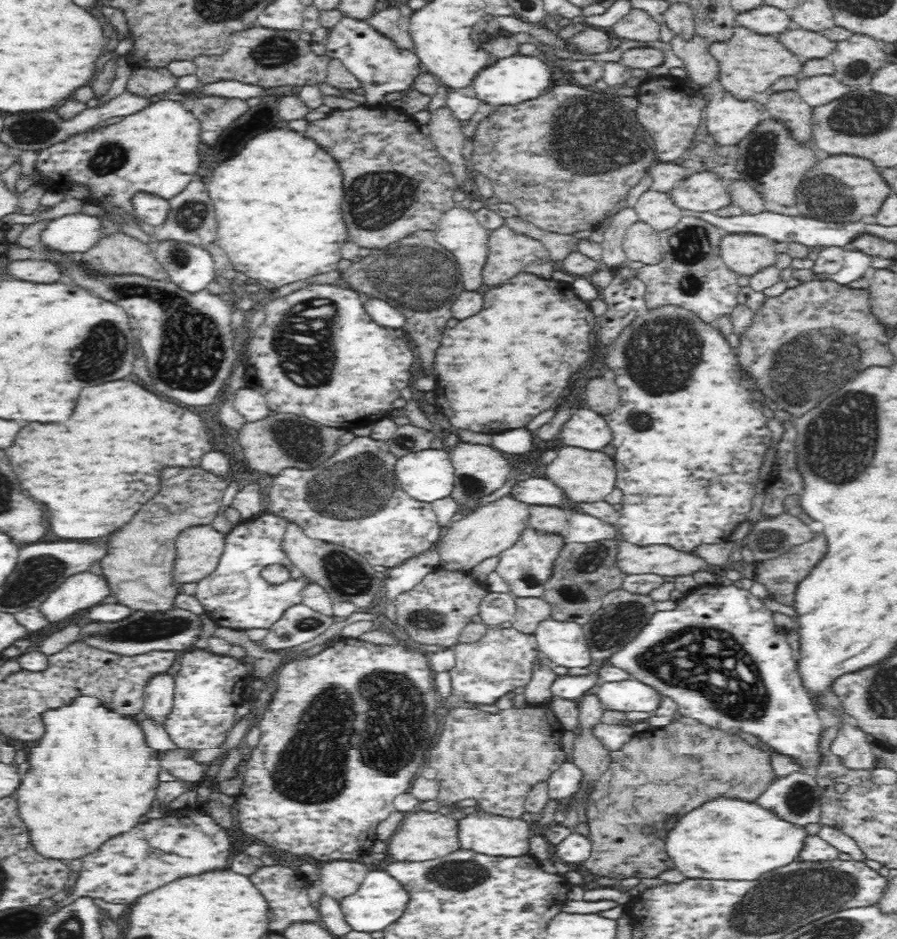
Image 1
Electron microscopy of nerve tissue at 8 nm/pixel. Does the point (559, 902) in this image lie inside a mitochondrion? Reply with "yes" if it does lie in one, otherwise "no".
no

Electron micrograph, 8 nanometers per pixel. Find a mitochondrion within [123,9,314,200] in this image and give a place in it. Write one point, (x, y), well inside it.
(274, 51)

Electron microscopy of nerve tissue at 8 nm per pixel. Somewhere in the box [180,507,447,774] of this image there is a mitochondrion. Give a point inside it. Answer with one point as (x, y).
(346, 577)

